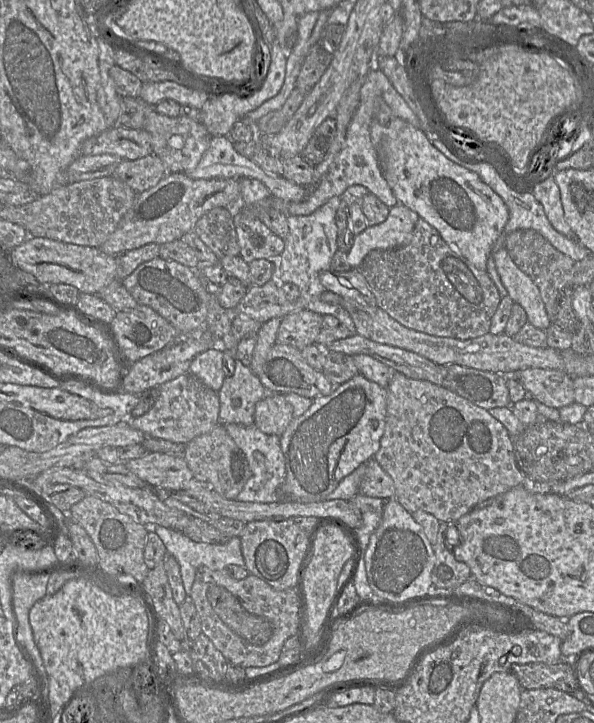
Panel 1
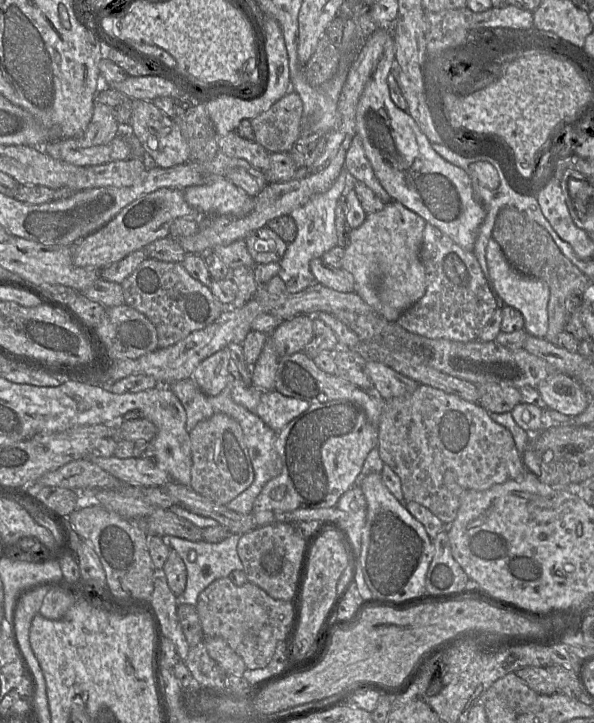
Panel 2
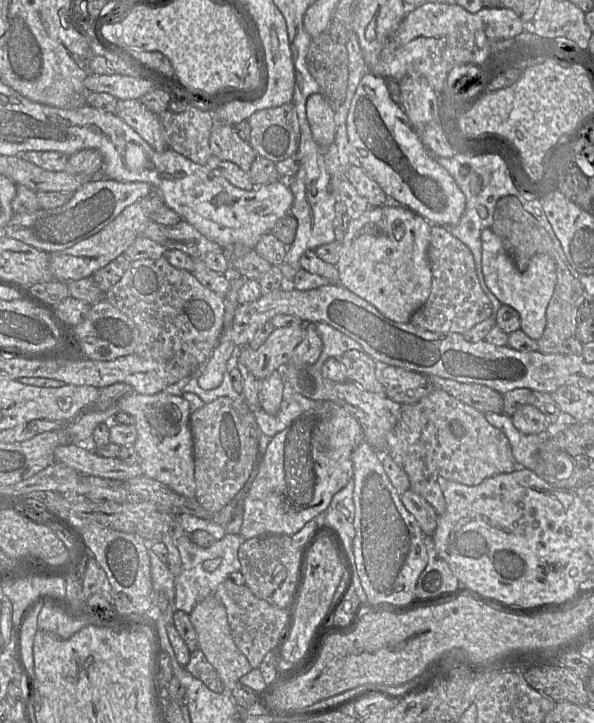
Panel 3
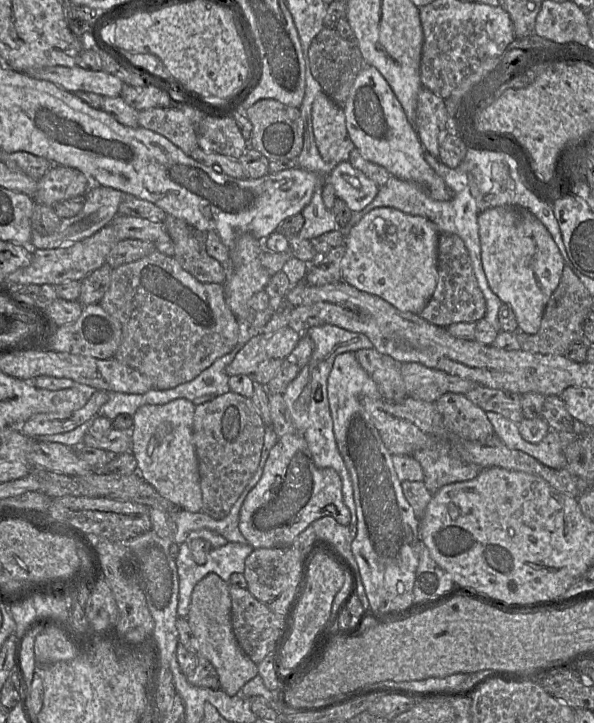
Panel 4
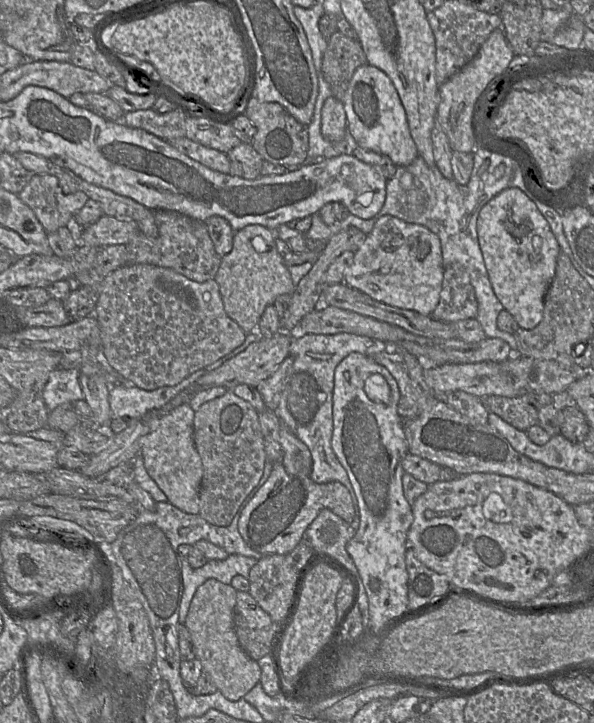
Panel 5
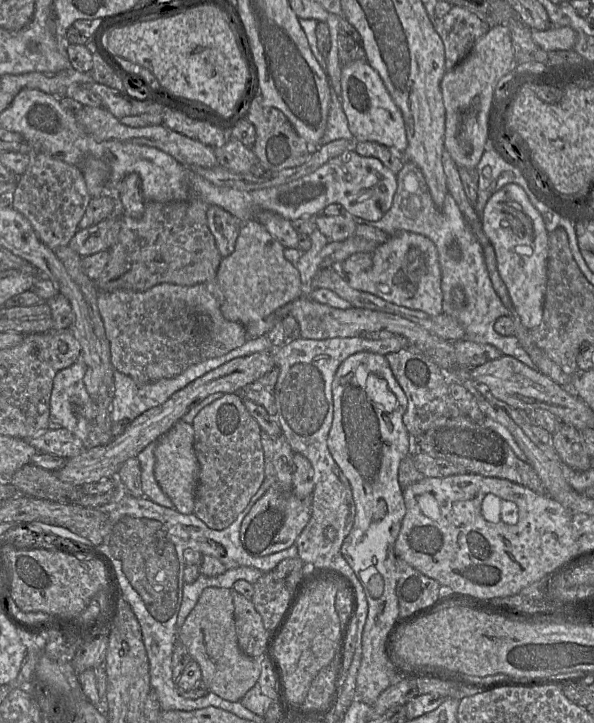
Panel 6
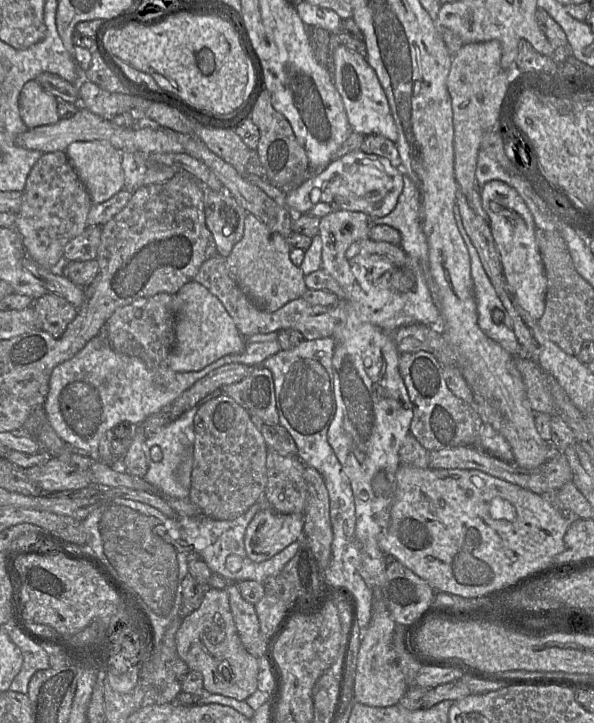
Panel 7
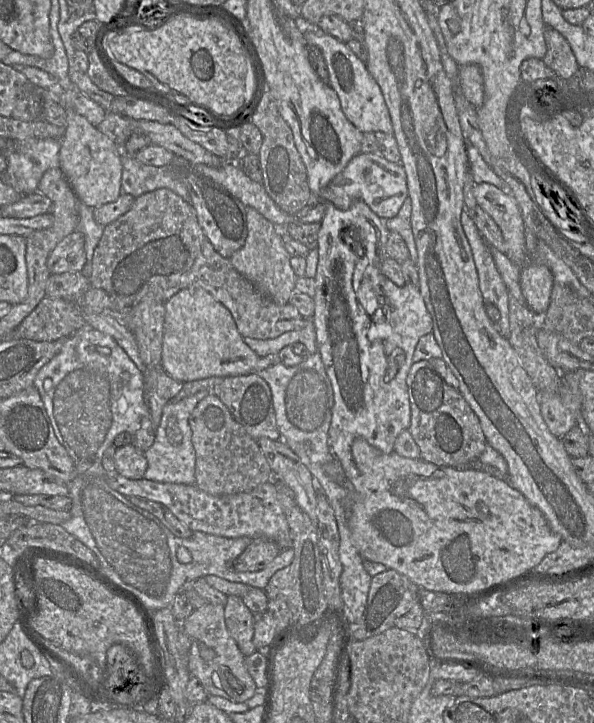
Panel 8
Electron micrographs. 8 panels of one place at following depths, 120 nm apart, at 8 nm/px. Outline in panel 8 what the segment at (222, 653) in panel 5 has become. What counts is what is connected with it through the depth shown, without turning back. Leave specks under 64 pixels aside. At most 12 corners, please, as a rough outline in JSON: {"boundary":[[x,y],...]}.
{"boundary":[[223,605],[182,624],[190,677],[209,695],[244,703],[256,692]]}

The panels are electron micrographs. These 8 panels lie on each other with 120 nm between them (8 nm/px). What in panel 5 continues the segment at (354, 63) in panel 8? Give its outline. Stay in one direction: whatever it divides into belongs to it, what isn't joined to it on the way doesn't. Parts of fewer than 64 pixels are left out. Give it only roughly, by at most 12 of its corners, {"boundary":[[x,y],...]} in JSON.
{"boundary":[[358,67],[342,103],[358,146],[407,166],[418,156],[398,92]]}

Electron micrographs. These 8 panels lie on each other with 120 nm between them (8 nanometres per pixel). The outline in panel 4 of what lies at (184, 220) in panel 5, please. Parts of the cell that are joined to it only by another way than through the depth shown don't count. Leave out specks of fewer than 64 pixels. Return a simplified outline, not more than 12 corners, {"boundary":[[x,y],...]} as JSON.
{"boundary":[[172,215],[163,226],[173,257],[202,283],[225,283],[205,233]]}

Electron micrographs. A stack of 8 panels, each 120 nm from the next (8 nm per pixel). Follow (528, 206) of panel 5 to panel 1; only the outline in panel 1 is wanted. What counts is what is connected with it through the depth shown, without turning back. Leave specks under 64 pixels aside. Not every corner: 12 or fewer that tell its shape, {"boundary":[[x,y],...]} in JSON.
{"boundary":[[505,248],[493,250],[508,296],[528,323],[546,331],[551,322],[539,288]]}

